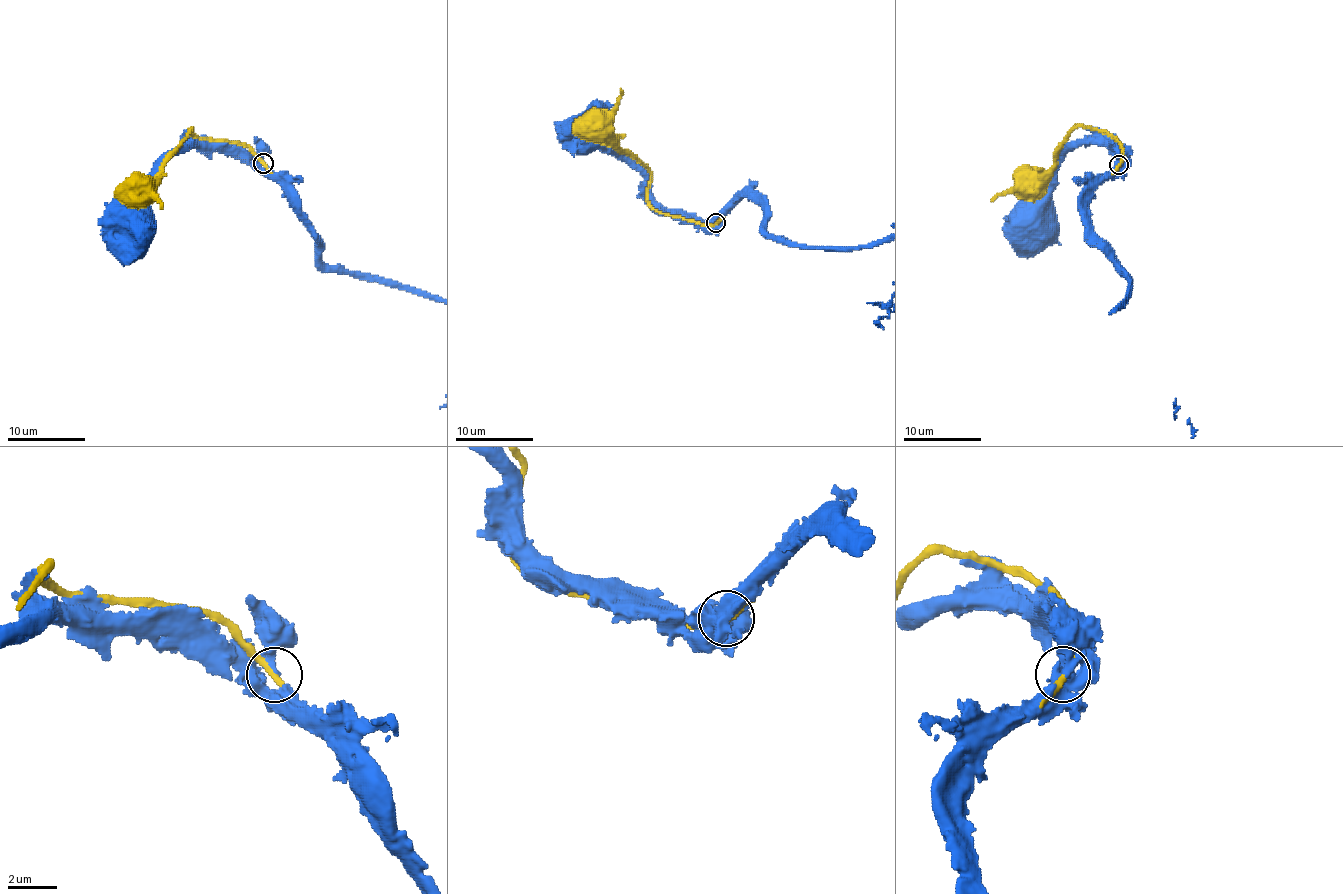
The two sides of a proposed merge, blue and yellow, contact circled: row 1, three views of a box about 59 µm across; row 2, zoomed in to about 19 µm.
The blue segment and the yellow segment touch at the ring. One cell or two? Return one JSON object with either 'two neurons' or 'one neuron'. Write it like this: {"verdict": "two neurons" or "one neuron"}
{"verdict": "two neurons"}

